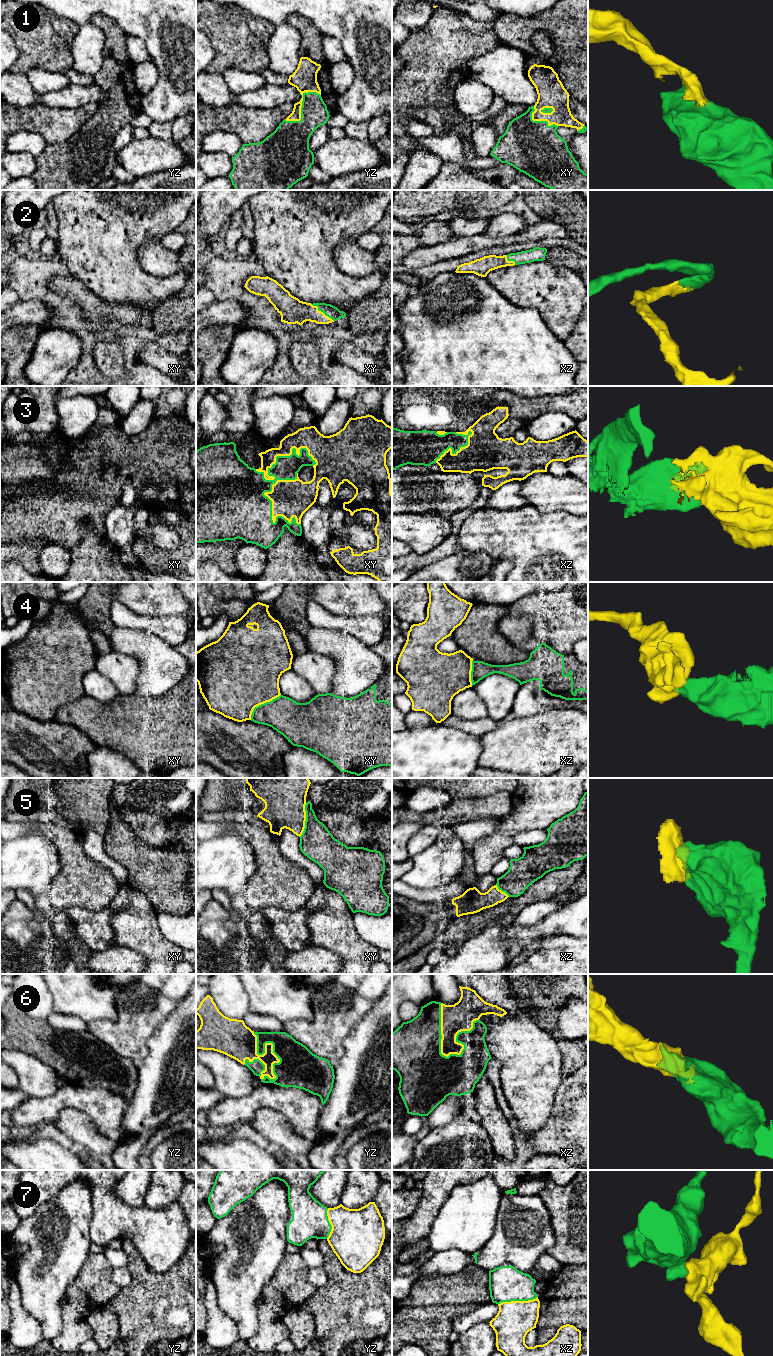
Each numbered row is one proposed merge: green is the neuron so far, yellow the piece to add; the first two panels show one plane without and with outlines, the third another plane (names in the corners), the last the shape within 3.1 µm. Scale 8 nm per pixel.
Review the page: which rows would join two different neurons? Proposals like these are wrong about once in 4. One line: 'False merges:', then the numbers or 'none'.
False merges: 4, 5

